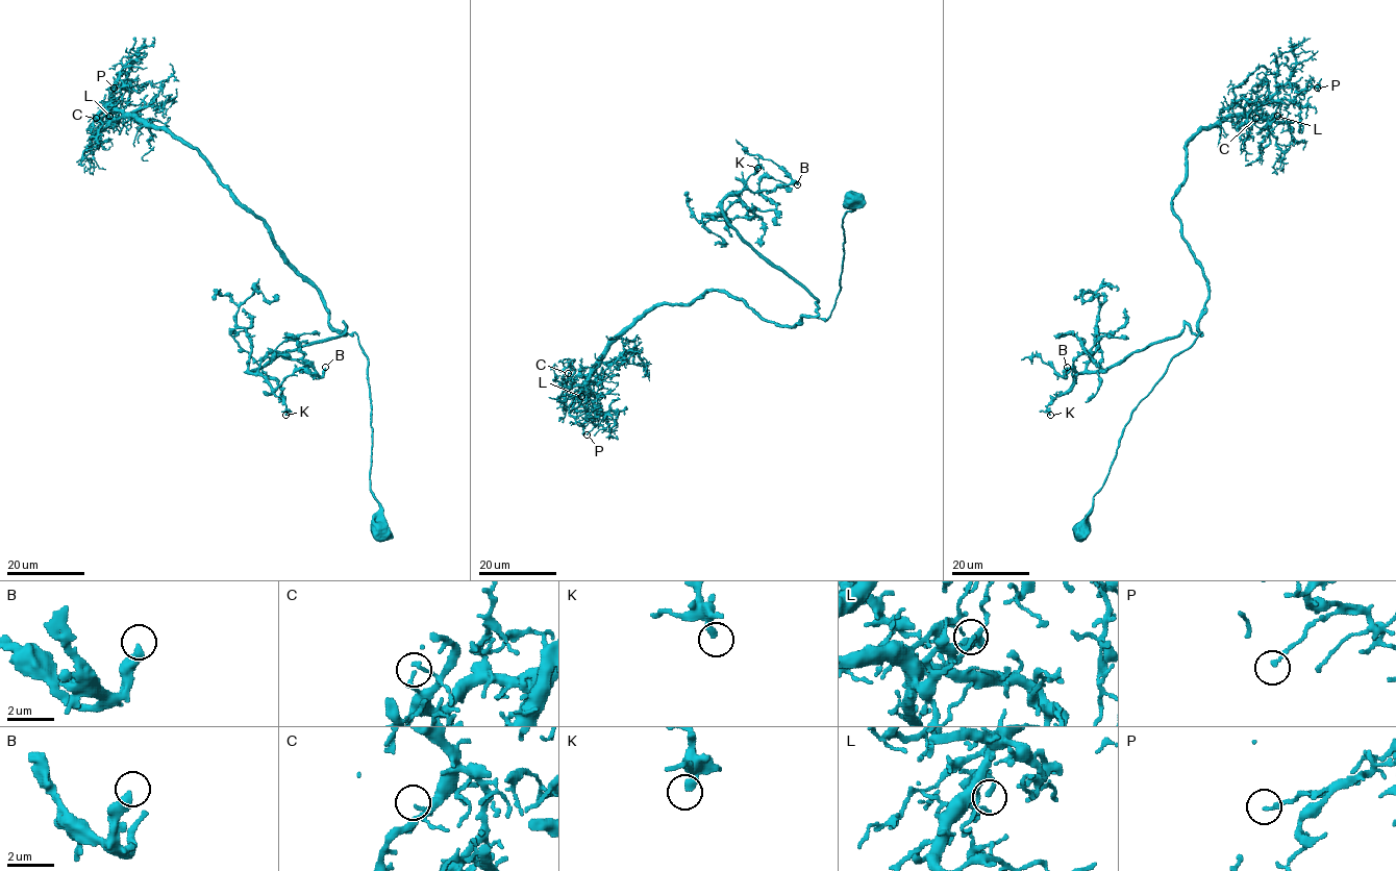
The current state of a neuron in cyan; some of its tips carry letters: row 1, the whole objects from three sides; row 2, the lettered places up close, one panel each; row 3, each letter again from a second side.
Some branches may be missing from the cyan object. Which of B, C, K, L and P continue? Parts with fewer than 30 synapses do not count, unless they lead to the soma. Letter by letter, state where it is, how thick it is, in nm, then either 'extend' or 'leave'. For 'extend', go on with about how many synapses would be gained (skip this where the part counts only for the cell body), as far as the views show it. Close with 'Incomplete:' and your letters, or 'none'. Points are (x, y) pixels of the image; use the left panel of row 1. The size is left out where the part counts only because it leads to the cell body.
B: (325, 367) | 360 nm | leave
C: (96, 118) | 180 nm | leave
K: (285, 415) | 280 nm | leave
L: (109, 116) | 200 nm | leave
P: (114, 88) | 170 nm | leave
Incomplete: none

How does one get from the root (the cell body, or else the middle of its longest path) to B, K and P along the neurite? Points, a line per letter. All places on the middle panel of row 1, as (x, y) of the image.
B: (852, 202), (842, 224), (841, 290), (821, 320), (818, 302), (722, 209), (746, 189), (797, 184)
K: (852, 202), (842, 224), (841, 290), (821, 320), (818, 302), (772, 267), (723, 212), (722, 201), (757, 168)
P: (852, 202), (826, 320), (780, 326), (711, 290), (658, 304), (584, 383), (587, 434)

